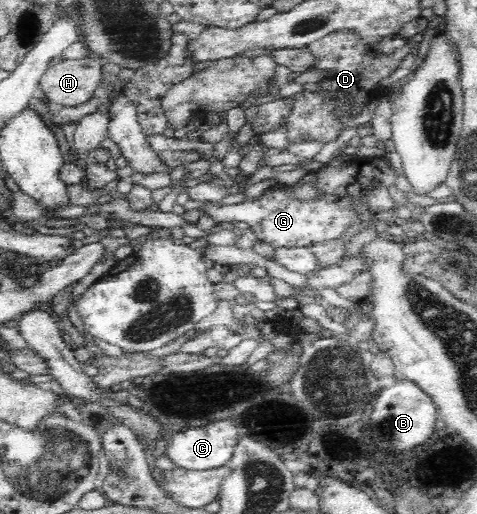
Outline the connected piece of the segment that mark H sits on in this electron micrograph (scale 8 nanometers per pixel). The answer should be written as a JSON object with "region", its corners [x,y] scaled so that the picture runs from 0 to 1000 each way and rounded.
{"region":[[[189,107],[174,115],[134,115],[111,130],[101,130],[86,150],[82,167],[99,193],[130,208],[161,208],[195,191],[195,181],[214,163],[216,126],[220,119]]]}

